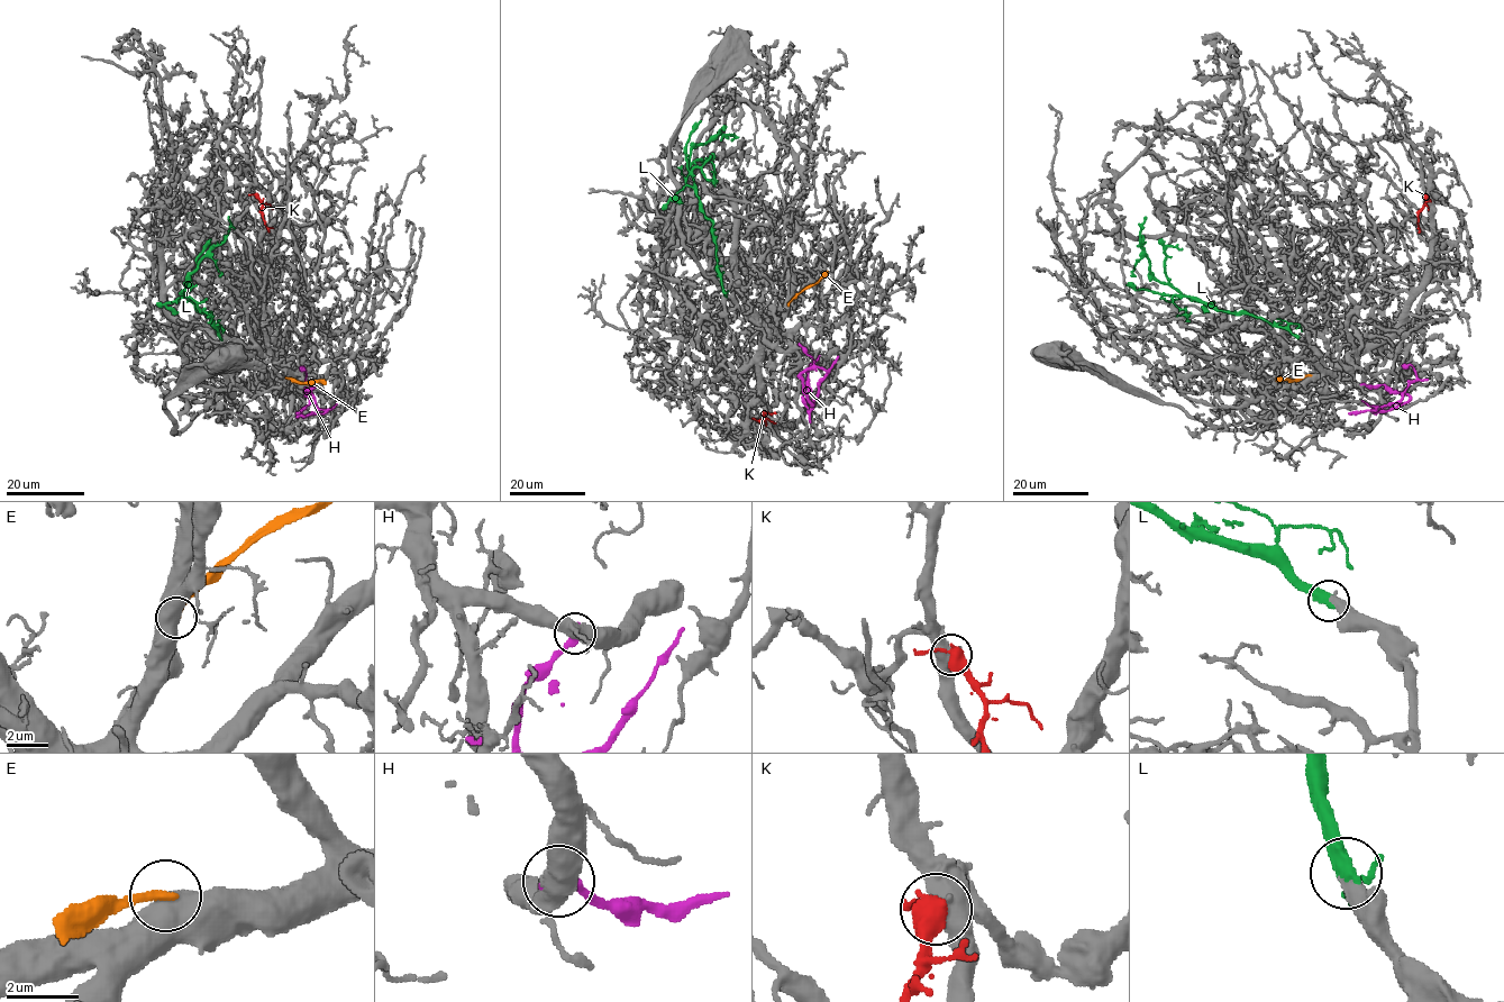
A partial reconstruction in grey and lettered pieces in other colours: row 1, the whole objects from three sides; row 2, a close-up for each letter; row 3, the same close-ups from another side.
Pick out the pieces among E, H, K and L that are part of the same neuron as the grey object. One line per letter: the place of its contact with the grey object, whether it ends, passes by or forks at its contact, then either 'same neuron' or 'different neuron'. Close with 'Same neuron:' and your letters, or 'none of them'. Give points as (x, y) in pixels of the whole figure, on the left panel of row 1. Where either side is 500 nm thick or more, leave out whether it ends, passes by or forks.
E: contact (285, 377); different neuron
H: contact (316, 386); it ends; different neuron
K: contact (255, 194); different neuron
L: contact (220, 338); it ends; same neuron
Same neuron: L

